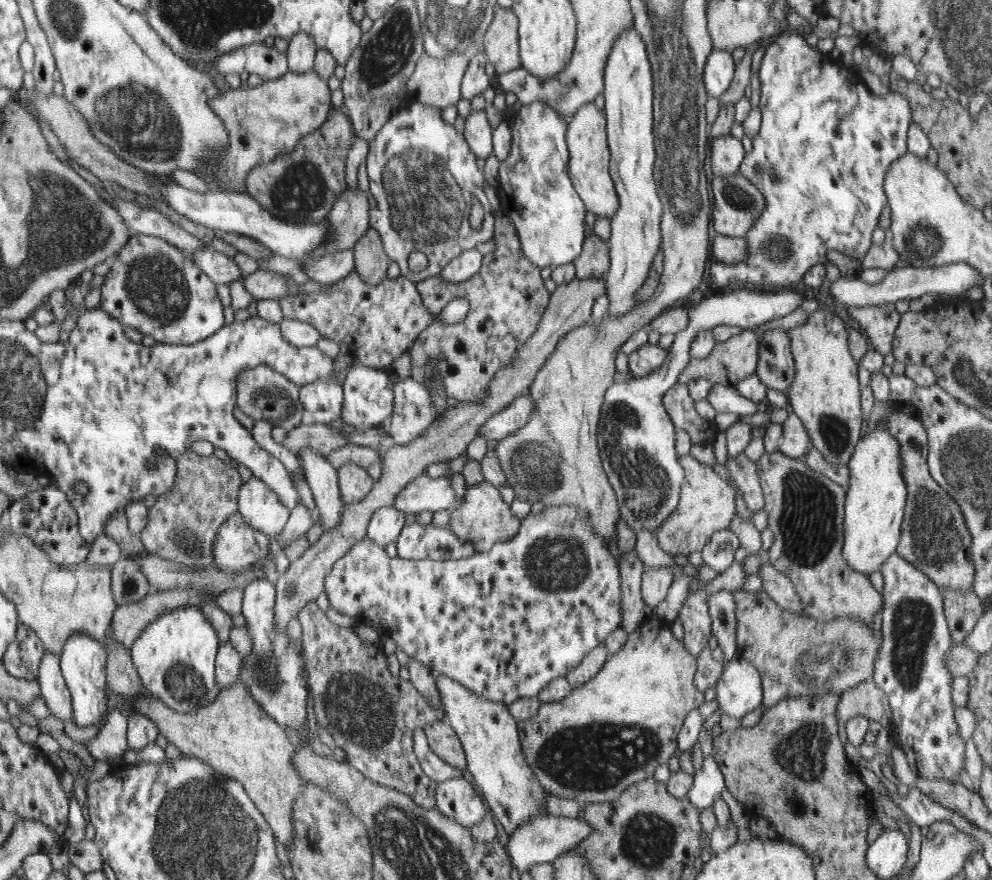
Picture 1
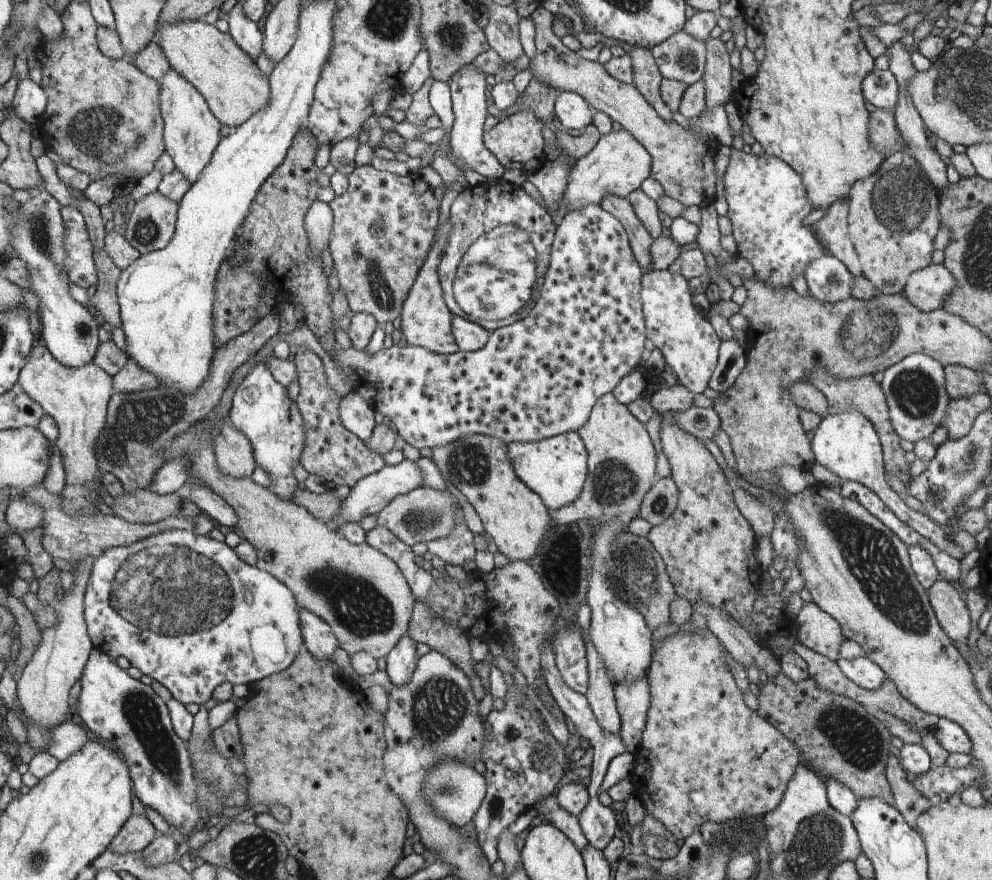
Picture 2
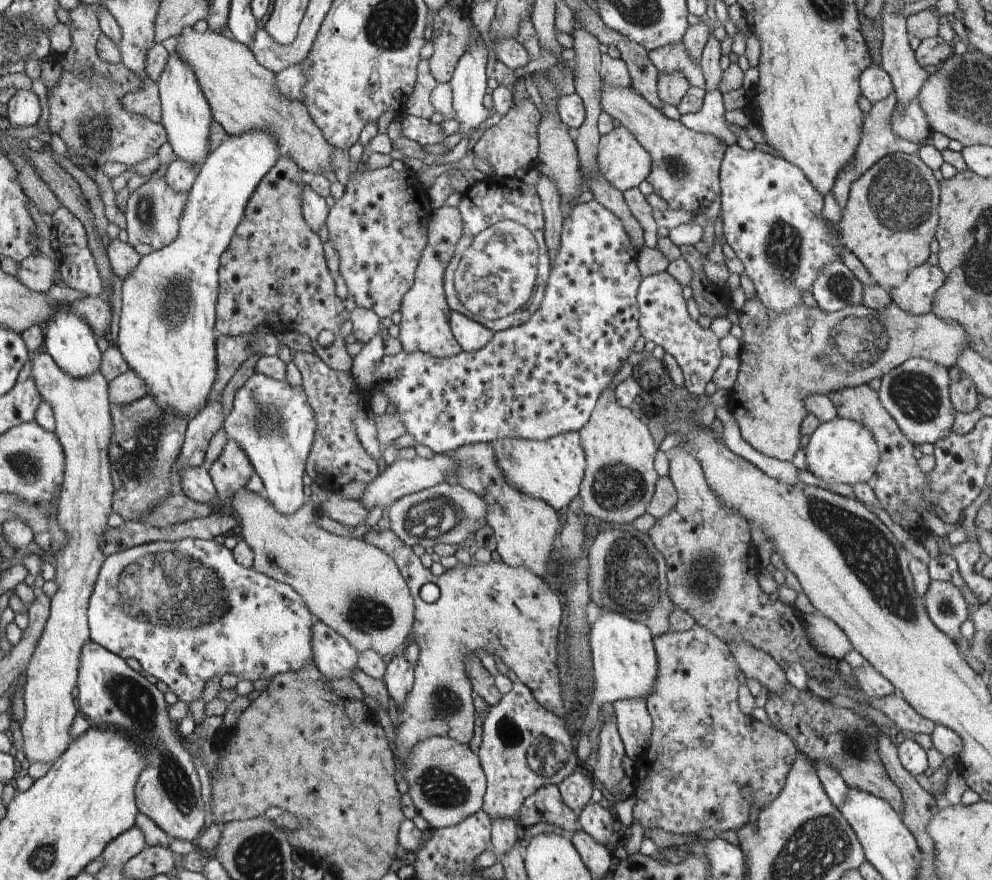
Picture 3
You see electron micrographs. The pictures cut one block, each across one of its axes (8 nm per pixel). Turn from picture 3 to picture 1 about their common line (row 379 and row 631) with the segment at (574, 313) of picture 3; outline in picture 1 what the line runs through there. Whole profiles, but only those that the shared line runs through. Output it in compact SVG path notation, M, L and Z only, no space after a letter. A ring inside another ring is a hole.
M576 506L544 507L540 514L529 513L524 517L519 532L510 541L494 544L490 551L475 552L470 558L462 558L462 560L404 560L398 556L390 557L384 548L365 536L334 563L332 571L326 575L324 592L326 592L330 607L353 619L355 626L372 627L378 632L380 638L388 637L394 640L398 648L402 648L410 658L418 660L433 673L442 673L459 681L478 696L510 706L510 703L514 703L518 698L534 699L548 683L566 676L578 667L591 651L604 643L604 638L610 632L620 627L623 614L623 581L622 574L619 572L617 555L611 547L605 544L603 538L597 536L588 517L585 510L580 510Z

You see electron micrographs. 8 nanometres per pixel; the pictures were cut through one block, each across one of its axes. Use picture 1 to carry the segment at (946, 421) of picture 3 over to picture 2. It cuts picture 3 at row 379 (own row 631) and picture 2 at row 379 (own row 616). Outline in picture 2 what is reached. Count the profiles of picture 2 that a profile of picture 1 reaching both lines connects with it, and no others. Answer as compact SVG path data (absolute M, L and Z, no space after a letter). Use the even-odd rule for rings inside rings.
M921 353L906 356L884 371L881 388L889 408L892 428L900 439L916 443L930 438L942 424L950 399L945 388L943 366L934 358Z

